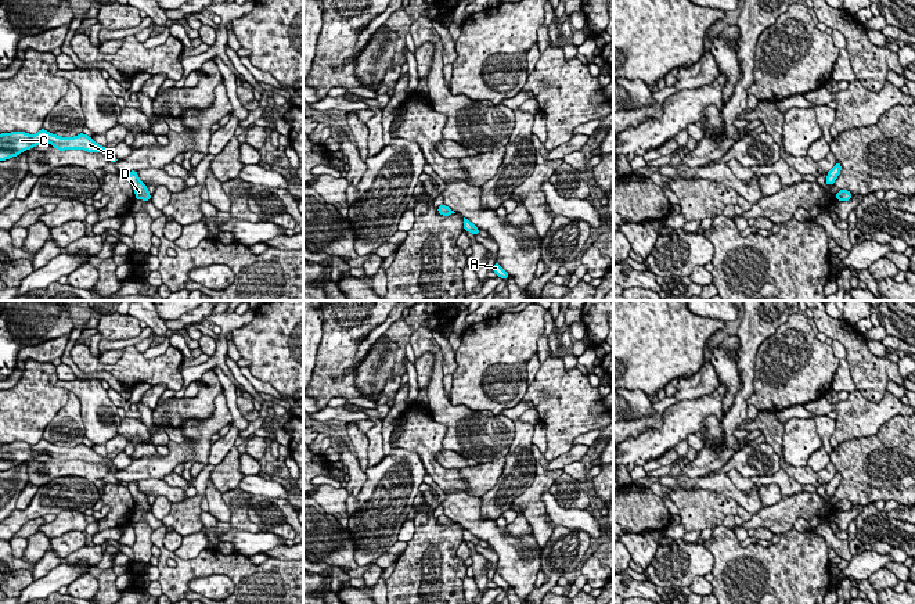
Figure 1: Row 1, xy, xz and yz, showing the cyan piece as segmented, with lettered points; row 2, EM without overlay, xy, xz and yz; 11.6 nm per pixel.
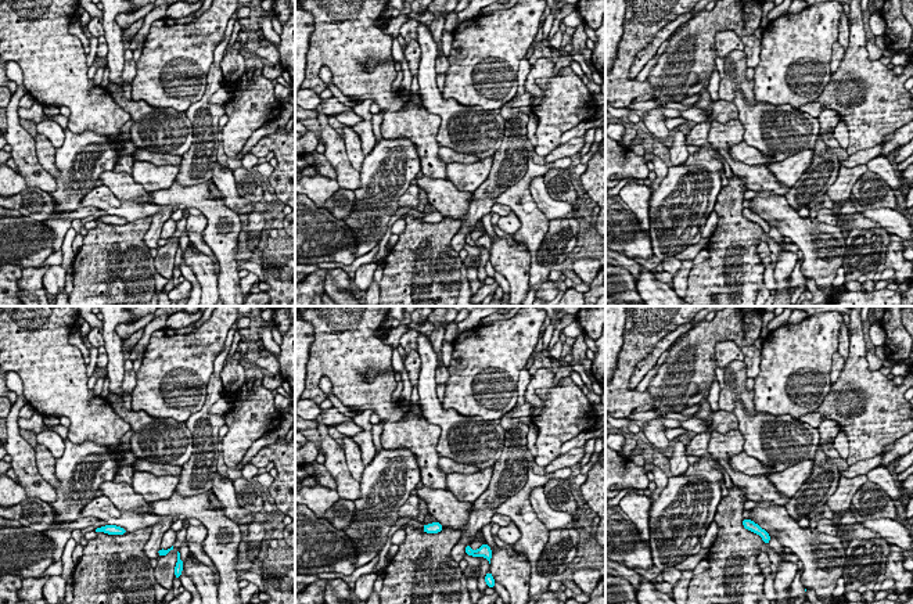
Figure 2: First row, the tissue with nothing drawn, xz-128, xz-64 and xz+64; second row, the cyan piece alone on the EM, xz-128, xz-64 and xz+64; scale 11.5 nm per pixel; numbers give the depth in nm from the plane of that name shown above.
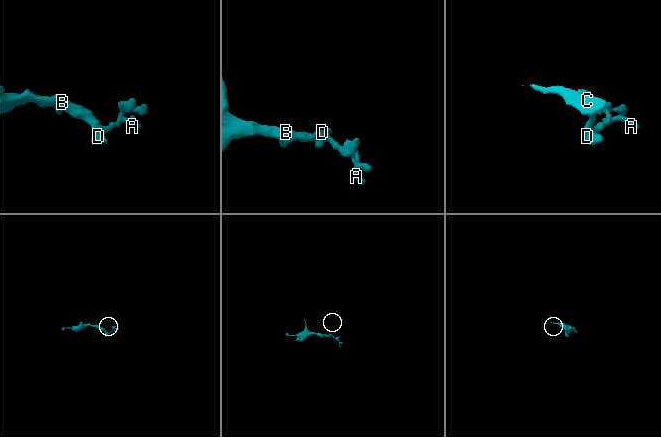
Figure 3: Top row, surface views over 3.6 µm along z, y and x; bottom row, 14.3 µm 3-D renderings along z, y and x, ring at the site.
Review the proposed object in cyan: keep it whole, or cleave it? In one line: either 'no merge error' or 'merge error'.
no merge error

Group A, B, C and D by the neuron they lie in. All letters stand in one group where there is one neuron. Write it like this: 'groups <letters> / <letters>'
groups A B C D

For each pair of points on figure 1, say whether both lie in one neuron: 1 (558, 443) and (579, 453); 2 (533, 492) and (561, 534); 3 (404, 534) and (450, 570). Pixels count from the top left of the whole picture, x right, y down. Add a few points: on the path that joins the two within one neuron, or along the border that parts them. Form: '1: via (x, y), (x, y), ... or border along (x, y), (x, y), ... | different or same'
1: border along (575, 445), (548, 462) | different
2: border along (554, 527), (541, 552) | different
3: border along (414, 520), (414, 534), (407, 542) | different

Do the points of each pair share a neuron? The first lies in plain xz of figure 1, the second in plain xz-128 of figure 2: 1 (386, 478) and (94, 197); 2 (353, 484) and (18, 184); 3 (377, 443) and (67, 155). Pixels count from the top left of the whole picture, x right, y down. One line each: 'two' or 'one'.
1: two
2: two
3: two

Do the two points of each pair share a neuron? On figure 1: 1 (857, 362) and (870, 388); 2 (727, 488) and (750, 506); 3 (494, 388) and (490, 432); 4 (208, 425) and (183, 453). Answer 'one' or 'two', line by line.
1: one
2: one
3: two
4: one

